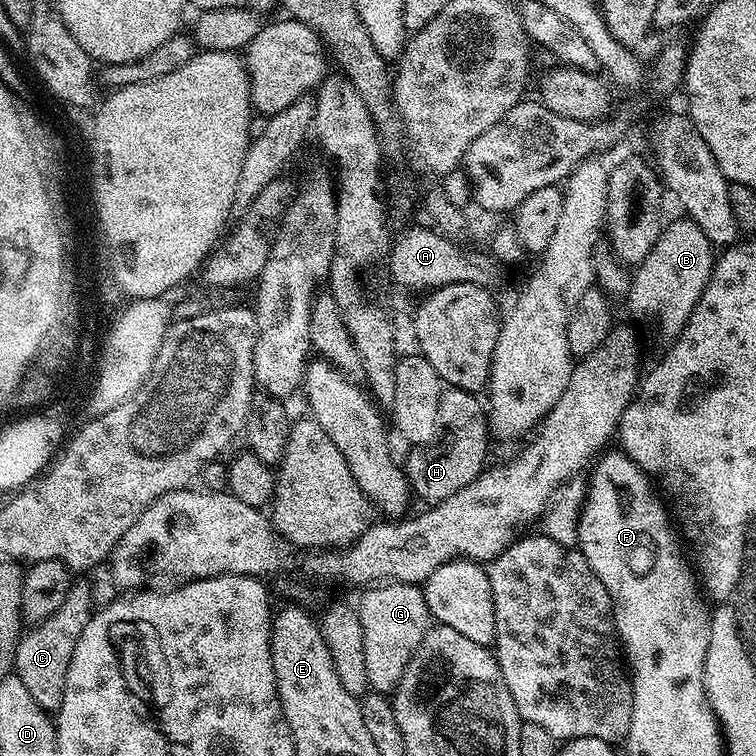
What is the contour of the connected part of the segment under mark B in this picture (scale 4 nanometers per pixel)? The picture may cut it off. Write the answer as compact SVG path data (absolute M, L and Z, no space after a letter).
M679 219L673 224L672 221L665 223L660 229L654 250L650 250L643 263L635 267L626 289L629 310L636 316L652 316L661 334L667 338L679 336L686 326L694 306L704 293L714 263L714 246L706 234L702 234L692 220Z

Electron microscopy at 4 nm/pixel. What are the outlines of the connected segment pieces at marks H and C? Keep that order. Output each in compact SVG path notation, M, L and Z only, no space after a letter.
M445 387L442 402L438 406L438 414L443 428L442 435L434 444L425 444L411 449L406 463L406 479L408 487L429 505L450 498L450 494L458 494L462 486L470 486L474 478L485 471L484 459L488 456L488 440L490 441L490 425L485 405L480 405L481 397L474 392L461 388Z
M77 579L72 589L66 594L66 602L50 614L40 624L31 625L21 635L16 647L14 675L26 686L27 692L34 697L34 702L42 706L46 713L55 713L62 702L62 694L66 690L66 670L70 670L70 658L74 658L74 646L78 646L78 638L82 630L86 630L86 622L90 622L94 611L92 604L92 588L86 581Z

